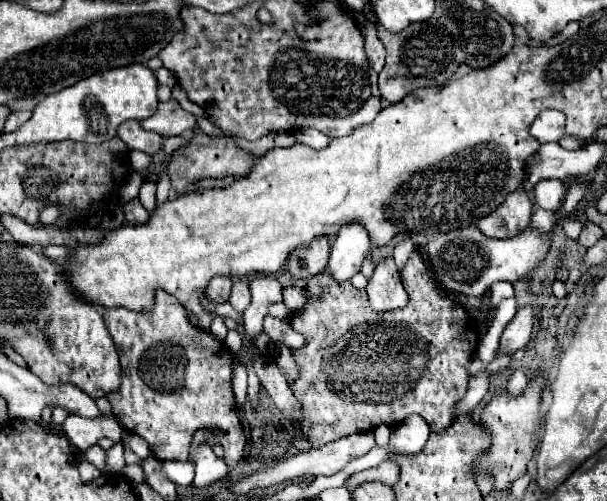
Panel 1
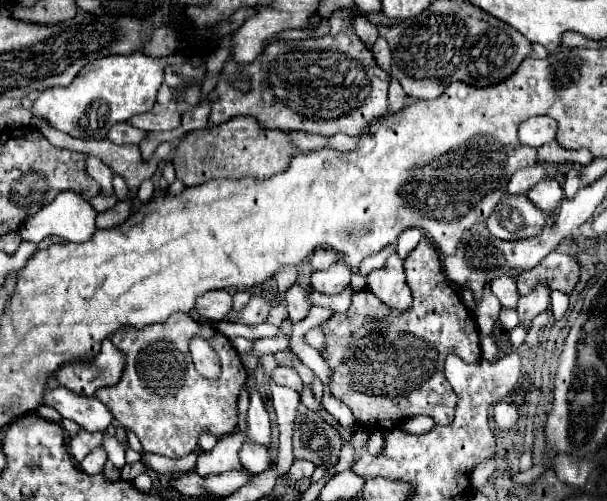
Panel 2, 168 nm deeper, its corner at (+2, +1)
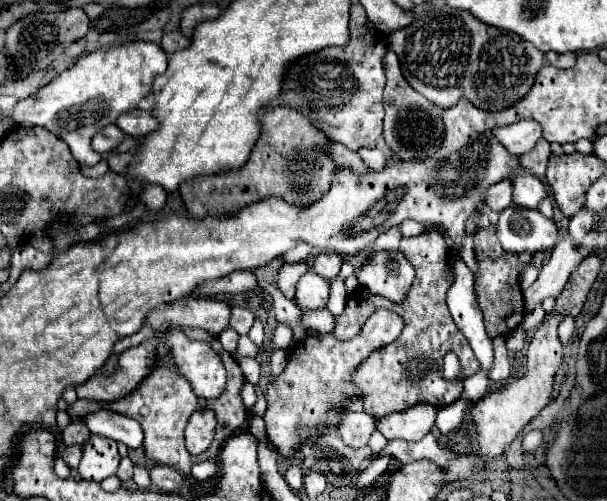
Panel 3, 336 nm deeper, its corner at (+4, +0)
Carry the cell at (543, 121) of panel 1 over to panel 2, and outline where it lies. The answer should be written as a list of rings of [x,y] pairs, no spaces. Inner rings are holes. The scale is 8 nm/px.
[[[534,116],[534,118],[528,118],[526,122],[520,124],[518,136],[520,136],[520,142],[524,146],[540,148],[540,146],[548,144],[550,140],[554,140],[556,130],[558,130],[558,126],[556,126],[556,120],[554,118]]]

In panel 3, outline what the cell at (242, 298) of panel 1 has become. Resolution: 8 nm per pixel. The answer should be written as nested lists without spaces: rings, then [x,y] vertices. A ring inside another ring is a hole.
[[[232,307],[232,317],[230,317],[230,327],[238,335],[246,335],[254,325],[254,315],[246,307]]]

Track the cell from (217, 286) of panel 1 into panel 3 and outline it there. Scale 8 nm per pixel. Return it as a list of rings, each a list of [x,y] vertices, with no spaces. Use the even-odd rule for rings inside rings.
[[[214,297],[206,299],[178,299],[174,303],[160,305],[146,315],[146,325],[154,331],[162,331],[168,325],[172,327],[202,327],[218,335],[230,319],[230,305]]]

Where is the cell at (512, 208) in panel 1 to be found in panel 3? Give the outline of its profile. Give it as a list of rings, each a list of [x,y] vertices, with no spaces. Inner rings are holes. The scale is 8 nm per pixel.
[[[510,205],[500,213],[496,223],[496,235],[508,253],[522,251],[550,251],[554,247],[558,229],[556,223],[544,217],[536,209],[524,209]]]

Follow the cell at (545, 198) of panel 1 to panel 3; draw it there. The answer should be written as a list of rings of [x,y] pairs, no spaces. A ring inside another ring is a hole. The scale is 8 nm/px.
[[[516,173],[510,179],[514,183],[514,199],[512,203],[518,207],[536,209],[538,203],[546,195],[546,185],[532,173]]]

